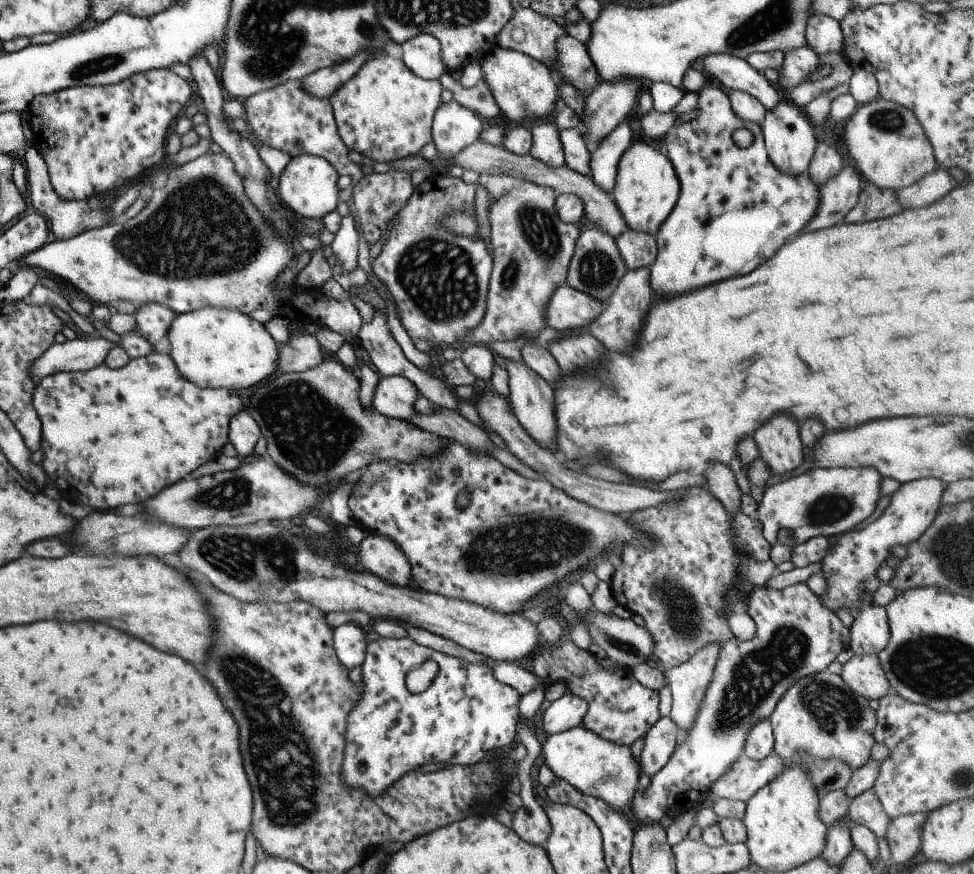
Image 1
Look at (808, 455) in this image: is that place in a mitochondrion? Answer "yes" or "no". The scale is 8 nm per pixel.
no

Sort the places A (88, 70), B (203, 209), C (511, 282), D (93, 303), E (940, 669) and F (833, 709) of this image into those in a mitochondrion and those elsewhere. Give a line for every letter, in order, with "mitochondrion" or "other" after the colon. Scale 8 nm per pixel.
A: mitochondrion
B: mitochondrion
C: mitochondrion
D: other
E: mitochondrion
F: mitochondrion

